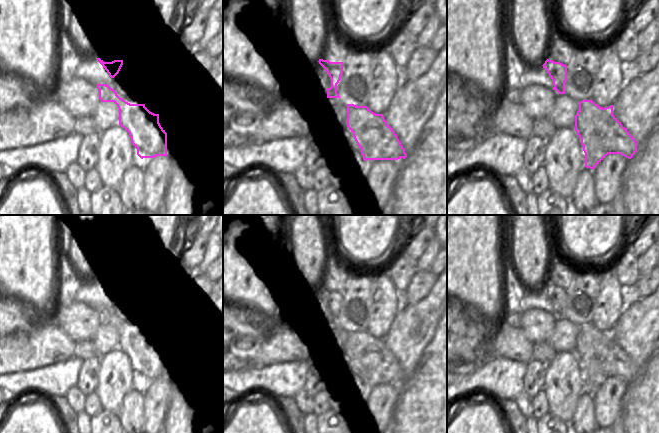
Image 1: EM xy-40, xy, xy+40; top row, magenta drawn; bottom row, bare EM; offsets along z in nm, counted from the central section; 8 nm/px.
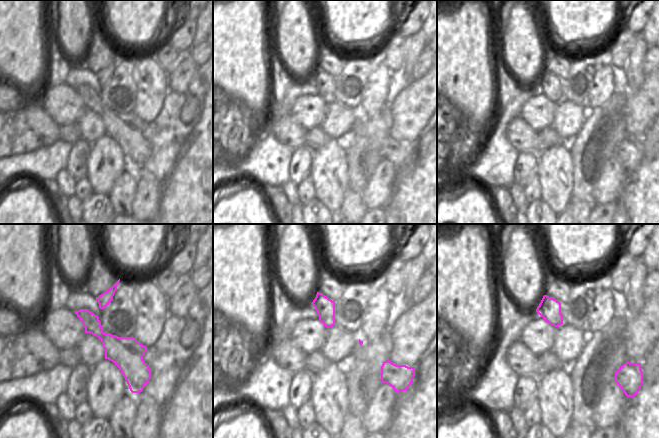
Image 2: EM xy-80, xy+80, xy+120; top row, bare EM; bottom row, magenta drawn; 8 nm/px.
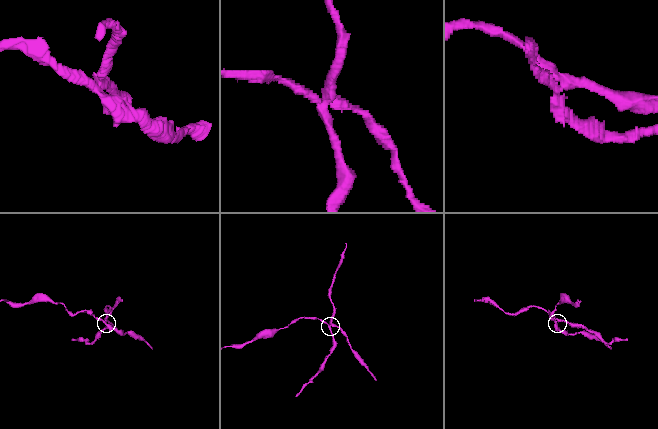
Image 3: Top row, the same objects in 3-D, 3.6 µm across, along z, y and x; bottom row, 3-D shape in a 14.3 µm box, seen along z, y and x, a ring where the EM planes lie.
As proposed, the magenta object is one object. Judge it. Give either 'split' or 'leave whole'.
split

